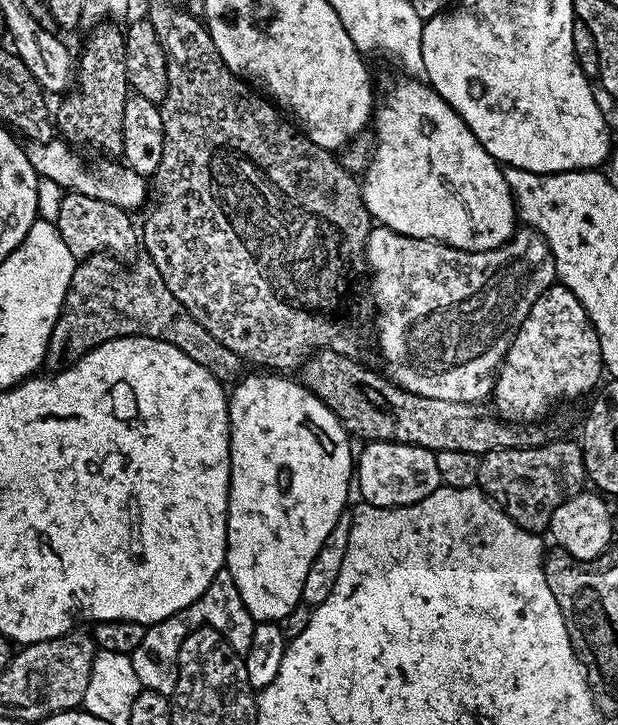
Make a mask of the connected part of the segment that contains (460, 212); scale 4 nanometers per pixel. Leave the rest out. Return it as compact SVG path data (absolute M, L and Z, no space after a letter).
M403 78L384 96L384 101L377 103L374 108L374 131L376 134L376 153L368 164L368 170L362 176L362 191L364 201L368 207L373 221L377 225L394 230L398 234L406 234L410 238L419 240L439 240L442 244L449 244L458 250L470 250L471 252L485 252L502 246L518 231L518 213L516 211L516 198L513 196L510 186L504 177L505 169L493 158L474 138L470 126L446 103L443 98L432 89L432 85L420 78Z

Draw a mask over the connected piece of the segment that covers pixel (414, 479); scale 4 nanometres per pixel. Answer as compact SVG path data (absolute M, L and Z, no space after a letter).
M374 440L359 449L354 464L354 484L360 487L360 500L376 508L401 508L422 502L434 490L442 487L436 453L413 444L395 444L389 440Z

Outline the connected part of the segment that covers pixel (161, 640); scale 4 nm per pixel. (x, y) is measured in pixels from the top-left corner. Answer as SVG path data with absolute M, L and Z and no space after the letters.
M221 570L210 582L210 586L190 606L178 610L170 618L157 624L147 625L142 642L138 642L138 650L132 652L134 674L138 674L141 689L157 692L171 697L178 674L178 654L184 639L199 628L213 628L228 637L228 644L241 654L250 650L250 638L254 638L257 621L253 620L250 610L246 610L246 602L242 602L242 594L238 594L238 586L234 586L234 578L227 570Z

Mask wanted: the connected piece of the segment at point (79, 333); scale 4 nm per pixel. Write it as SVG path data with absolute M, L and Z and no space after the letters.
M108 254L85 256L82 262L77 263L60 317L58 322L54 322L54 330L50 334L48 353L44 355L47 367L52 367L52 370L69 368L90 350L102 346L102 342L117 340L119 336L154 336L183 348L194 362L206 366L206 370L213 372L221 382L235 381L241 375L240 356L222 346L170 294L158 267L150 259L136 260L129 268L119 268L115 263L119 264Z

